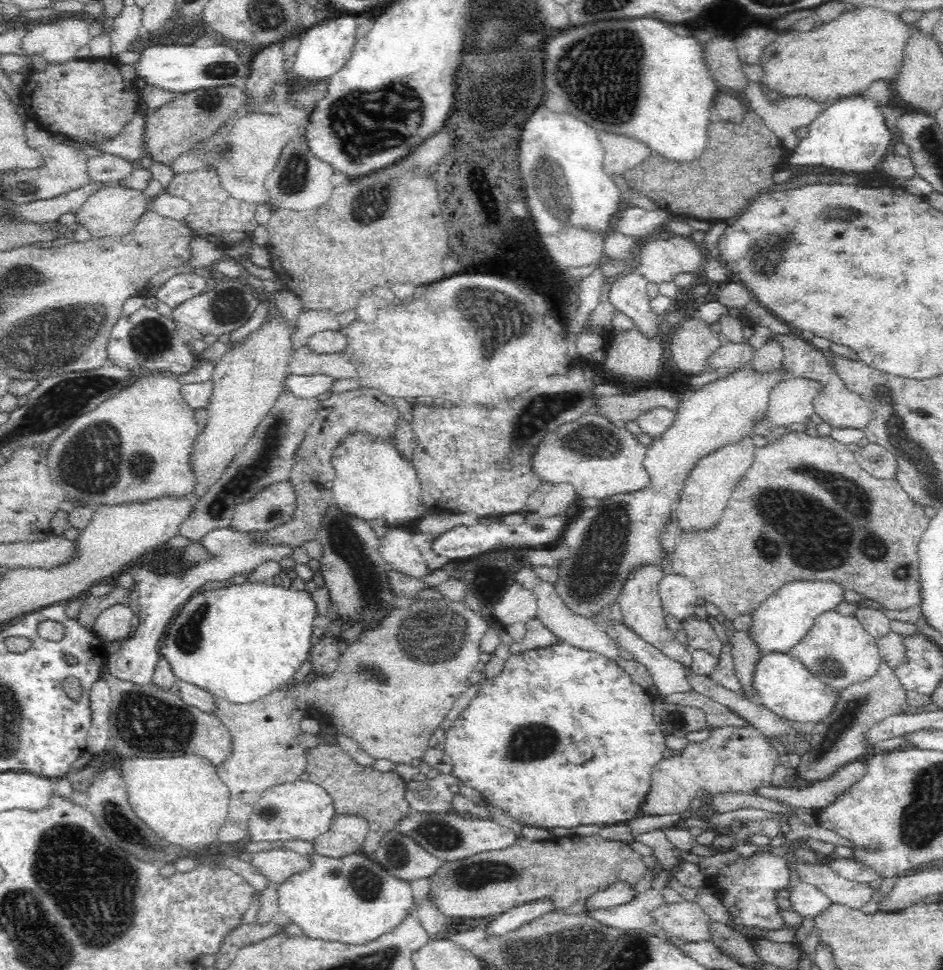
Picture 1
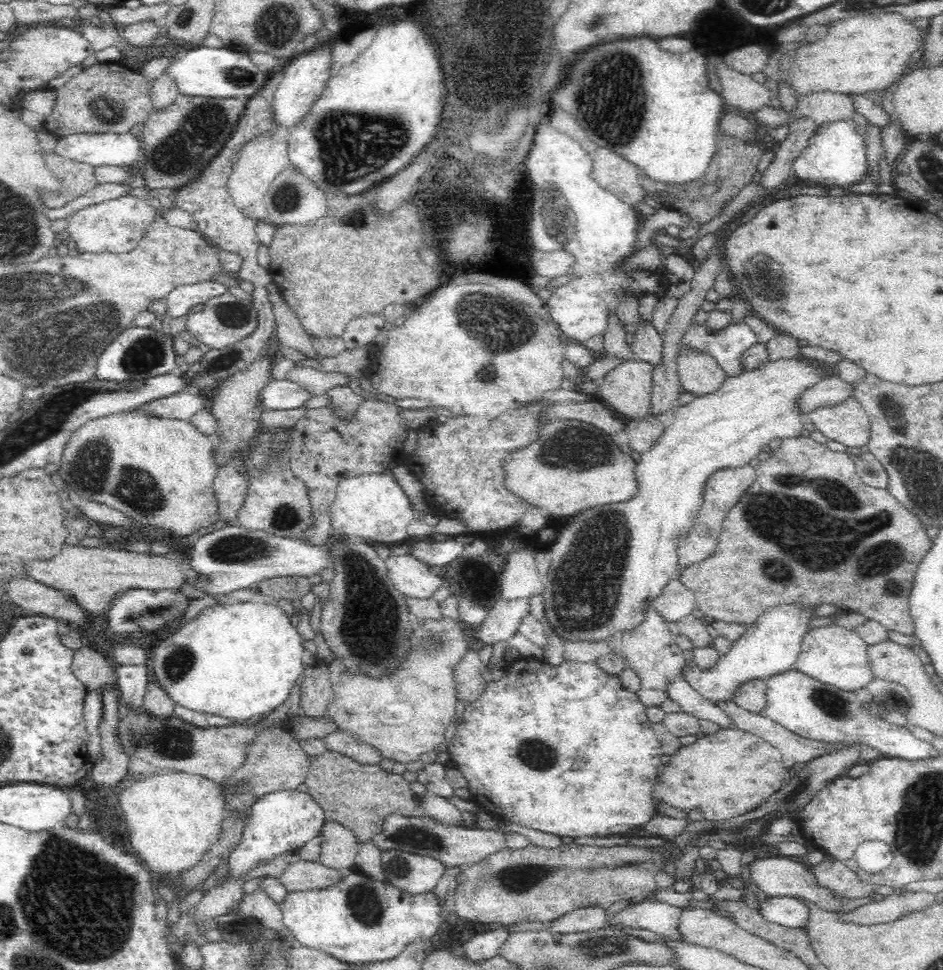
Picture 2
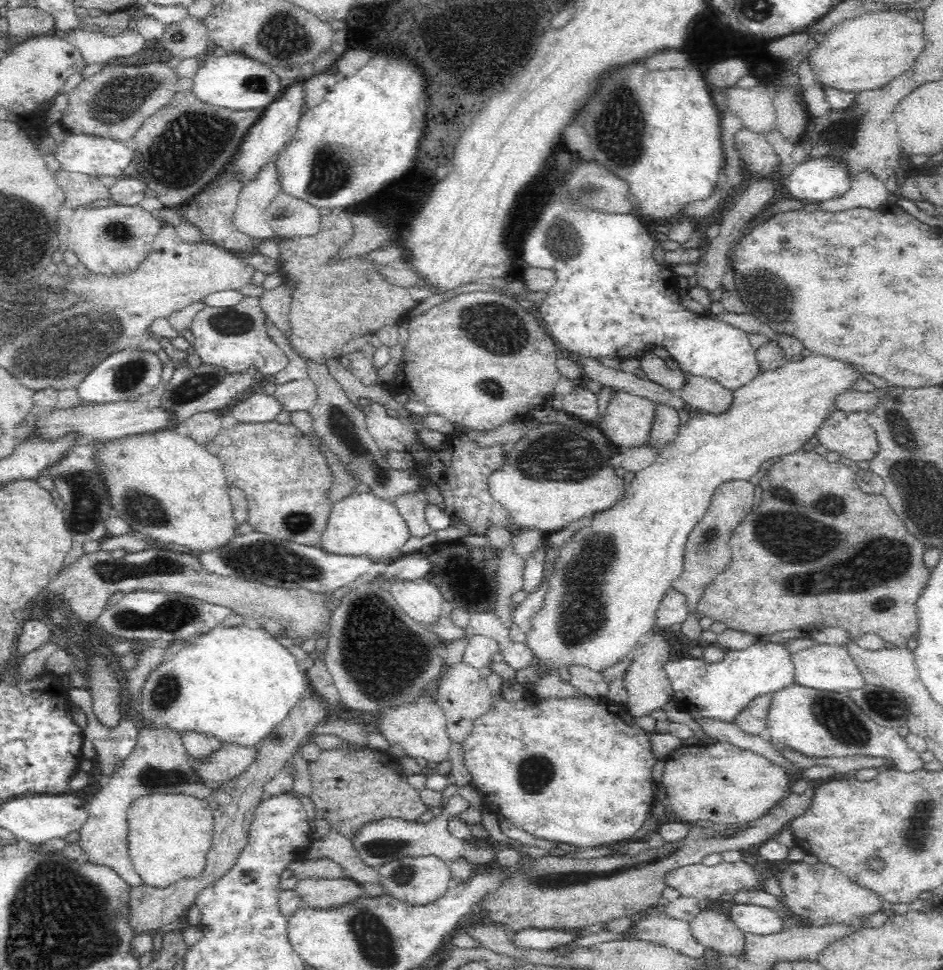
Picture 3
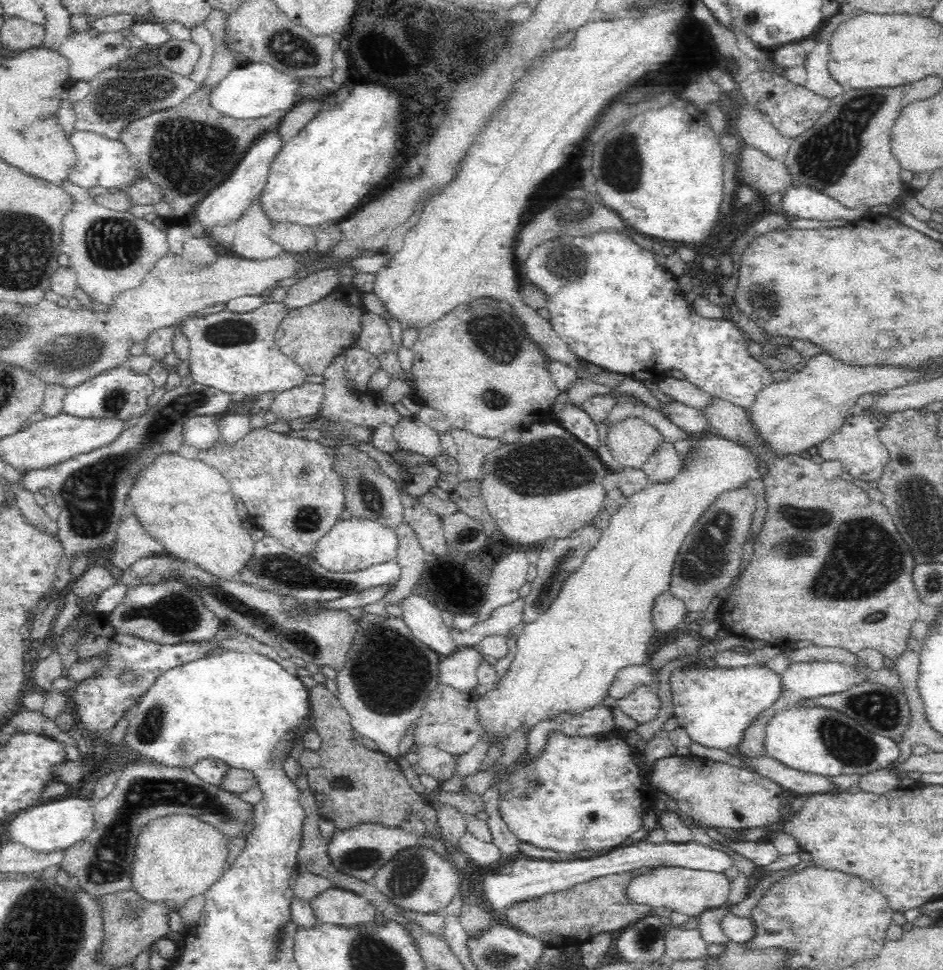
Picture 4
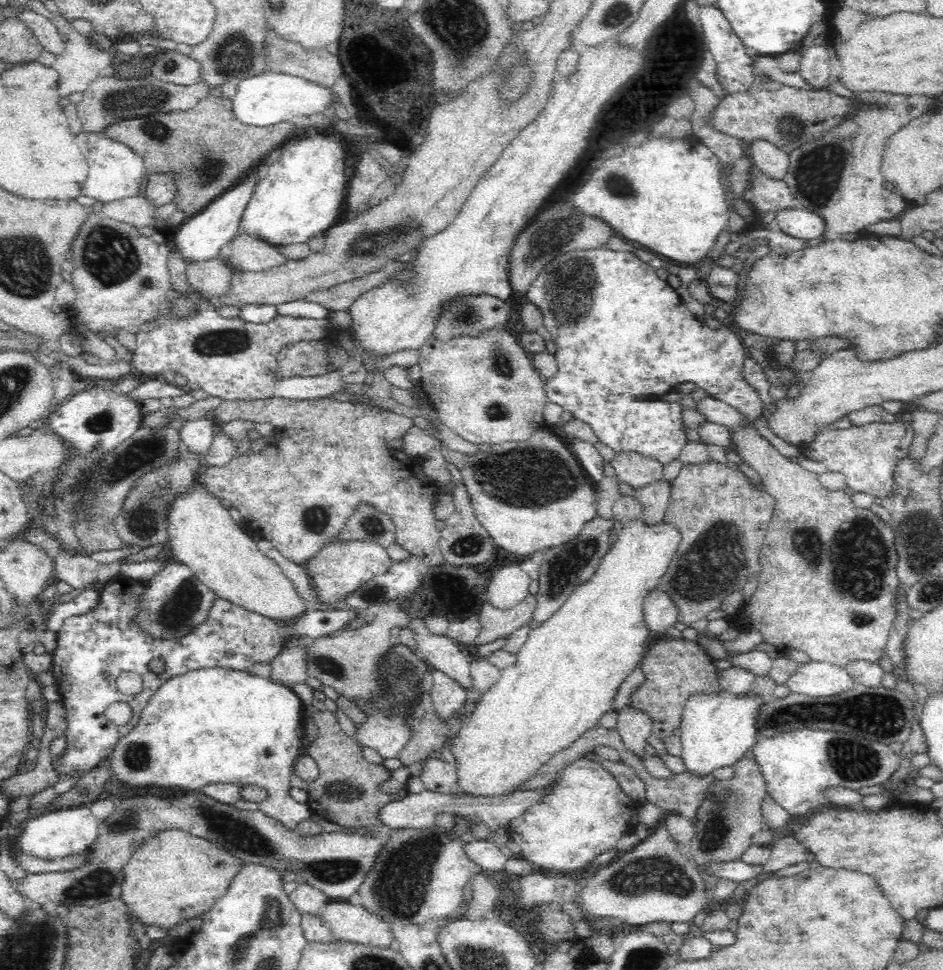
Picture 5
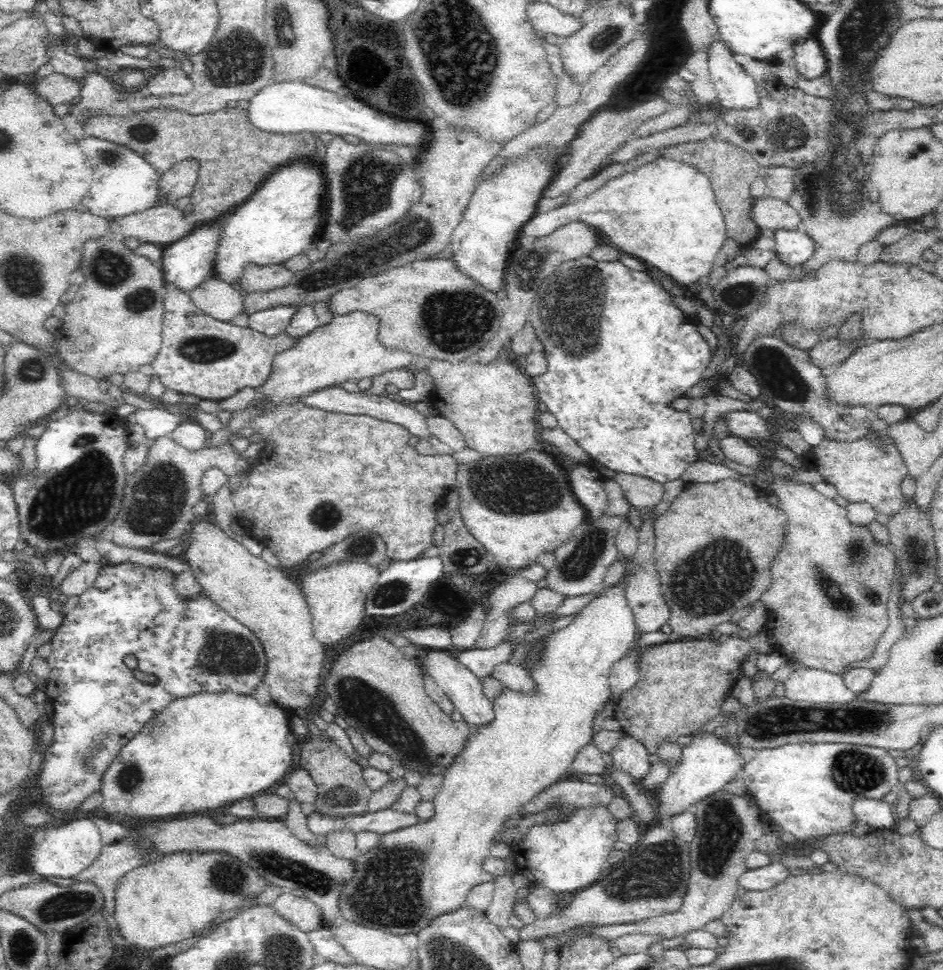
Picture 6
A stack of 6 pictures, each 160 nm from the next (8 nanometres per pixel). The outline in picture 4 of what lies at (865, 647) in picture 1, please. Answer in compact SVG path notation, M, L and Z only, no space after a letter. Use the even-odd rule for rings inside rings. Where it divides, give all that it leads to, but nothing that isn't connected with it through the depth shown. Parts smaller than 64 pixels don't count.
M824 661L791 662L782 674L783 686L799 700L840 694L853 688L859 681L854 670L841 663Z

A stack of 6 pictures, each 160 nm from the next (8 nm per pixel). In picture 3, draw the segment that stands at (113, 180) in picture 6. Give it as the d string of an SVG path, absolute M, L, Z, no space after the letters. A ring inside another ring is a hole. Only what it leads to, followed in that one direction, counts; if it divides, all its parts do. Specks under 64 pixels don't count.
M70 134L61 143L57 143L55 157L60 168L70 172L80 172L88 175L120 177L124 169L134 158L134 147L118 139L99 137L98 135Z

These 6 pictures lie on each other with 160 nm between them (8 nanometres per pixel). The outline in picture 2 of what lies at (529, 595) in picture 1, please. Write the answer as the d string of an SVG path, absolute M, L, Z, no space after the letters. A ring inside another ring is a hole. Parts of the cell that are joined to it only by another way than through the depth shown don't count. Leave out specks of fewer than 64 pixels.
M498 598L484 622L474 629L474 638L482 644L493 645L508 641L518 632L524 616L531 614L529 599Z

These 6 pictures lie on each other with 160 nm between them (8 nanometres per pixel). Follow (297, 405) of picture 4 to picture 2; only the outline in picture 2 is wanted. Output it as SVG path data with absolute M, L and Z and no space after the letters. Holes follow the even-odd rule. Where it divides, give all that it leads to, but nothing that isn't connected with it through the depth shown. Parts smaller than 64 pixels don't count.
M295 363L294 367L290 368L286 377L310 389L312 396L326 393L334 386L344 386L352 382L352 378L348 374L324 372L324 370L316 370L316 368L310 368L308 365L304 366L298 363Z

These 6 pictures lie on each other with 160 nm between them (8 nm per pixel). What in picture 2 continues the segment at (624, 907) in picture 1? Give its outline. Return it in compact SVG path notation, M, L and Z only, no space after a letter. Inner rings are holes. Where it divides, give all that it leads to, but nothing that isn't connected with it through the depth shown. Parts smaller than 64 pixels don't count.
M653 897L629 904L626 908L607 917L607 924L613 928L642 928L652 930L672 939L681 939L678 932L678 915L683 907L663 903Z

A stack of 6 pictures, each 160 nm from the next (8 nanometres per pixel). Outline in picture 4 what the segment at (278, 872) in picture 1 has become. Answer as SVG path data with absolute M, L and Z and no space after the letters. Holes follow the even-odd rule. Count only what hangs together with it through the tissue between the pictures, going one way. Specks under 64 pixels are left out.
M330 887L309 898L318 921L353 925L378 917L375 906L346 887Z

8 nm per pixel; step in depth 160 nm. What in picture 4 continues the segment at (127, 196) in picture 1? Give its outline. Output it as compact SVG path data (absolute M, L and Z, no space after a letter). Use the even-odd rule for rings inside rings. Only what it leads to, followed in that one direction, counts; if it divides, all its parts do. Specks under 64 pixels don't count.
M62 180L60 187L72 198L73 204L70 210L64 214L61 227L62 248L68 248L70 252L70 264L76 271L77 285L86 292L91 300L111 303L111 298L118 292L126 290L128 287L135 287L142 282L144 275L154 267L160 260L162 254L169 250L170 243L166 238L164 230L159 230L146 222L144 218L136 218L131 212L117 212L104 206L99 206L90 198L85 188L76 186L69 180Z

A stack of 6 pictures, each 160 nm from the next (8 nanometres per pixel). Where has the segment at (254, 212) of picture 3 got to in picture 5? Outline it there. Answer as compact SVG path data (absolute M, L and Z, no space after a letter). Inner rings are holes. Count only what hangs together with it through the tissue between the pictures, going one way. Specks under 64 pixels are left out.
M238 231L229 240L228 245L230 245L230 264L233 268L261 271L287 262L277 250L277 246L248 231Z

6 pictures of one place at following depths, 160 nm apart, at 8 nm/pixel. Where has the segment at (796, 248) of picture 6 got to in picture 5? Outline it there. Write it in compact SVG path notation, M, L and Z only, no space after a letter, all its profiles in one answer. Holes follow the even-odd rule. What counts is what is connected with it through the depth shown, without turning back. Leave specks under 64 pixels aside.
M799 204L796 207L778 210L776 220L780 230L784 230L794 237L809 240L809 242L821 240L826 229L824 216Z

